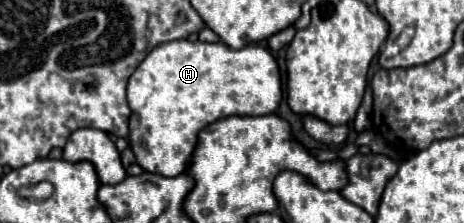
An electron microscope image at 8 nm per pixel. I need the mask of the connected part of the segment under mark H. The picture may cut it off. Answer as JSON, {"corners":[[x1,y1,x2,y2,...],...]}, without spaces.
{"corners":[[178,39,178,41,170,41,170,43,164,43,164,45,158,45,142,63,140,67,132,73,130,81,128,81,128,105,132,109,132,115,130,115,130,145,132,145,132,151,136,155,136,163,150,171,150,173,160,173,164,177,176,177,180,173,184,173,188,169,188,163,192,161,192,151,198,143,198,131,204,129,206,125,218,121,218,119,224,119,224,117,230,117,230,115,268,115,268,113,274,113,278,109,282,101,282,79,280,79,280,67,276,63,276,59,270,55,268,49,264,47,254,47,254,45,248,45,244,49,230,49,226,47,222,41,218,43,202,43,202,41,188,41,188,39]]}

